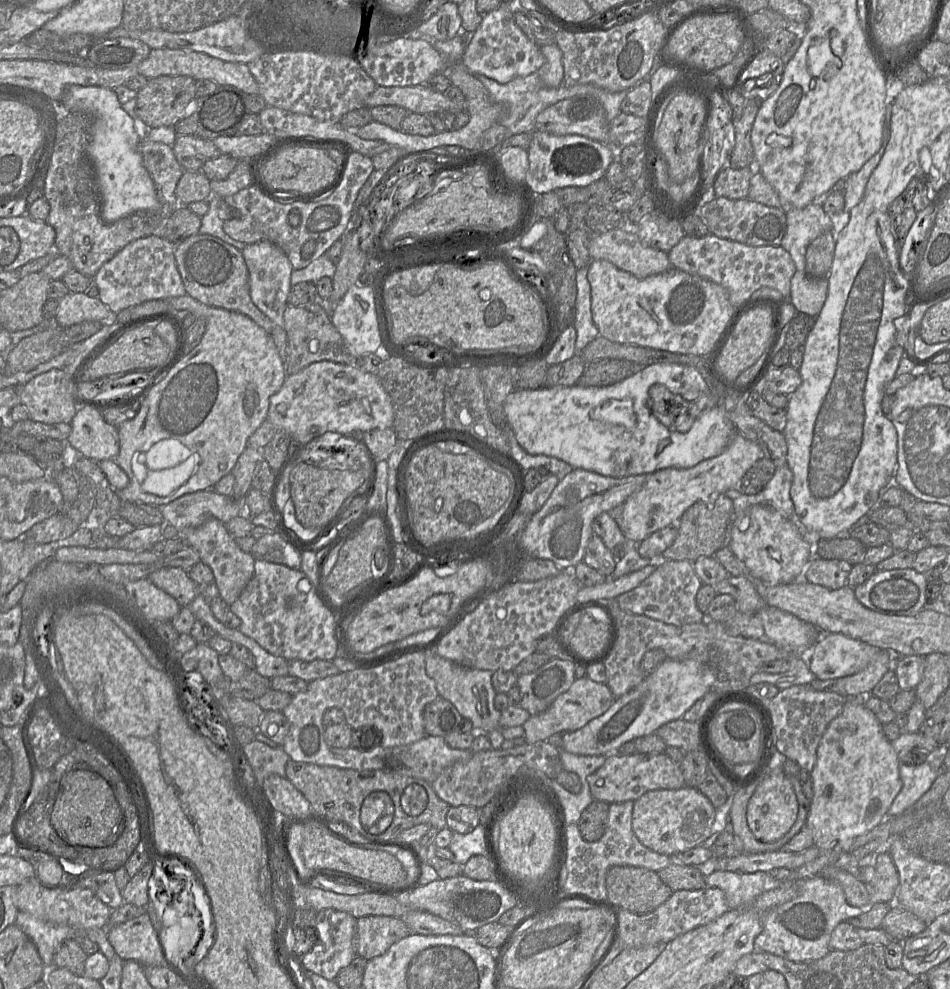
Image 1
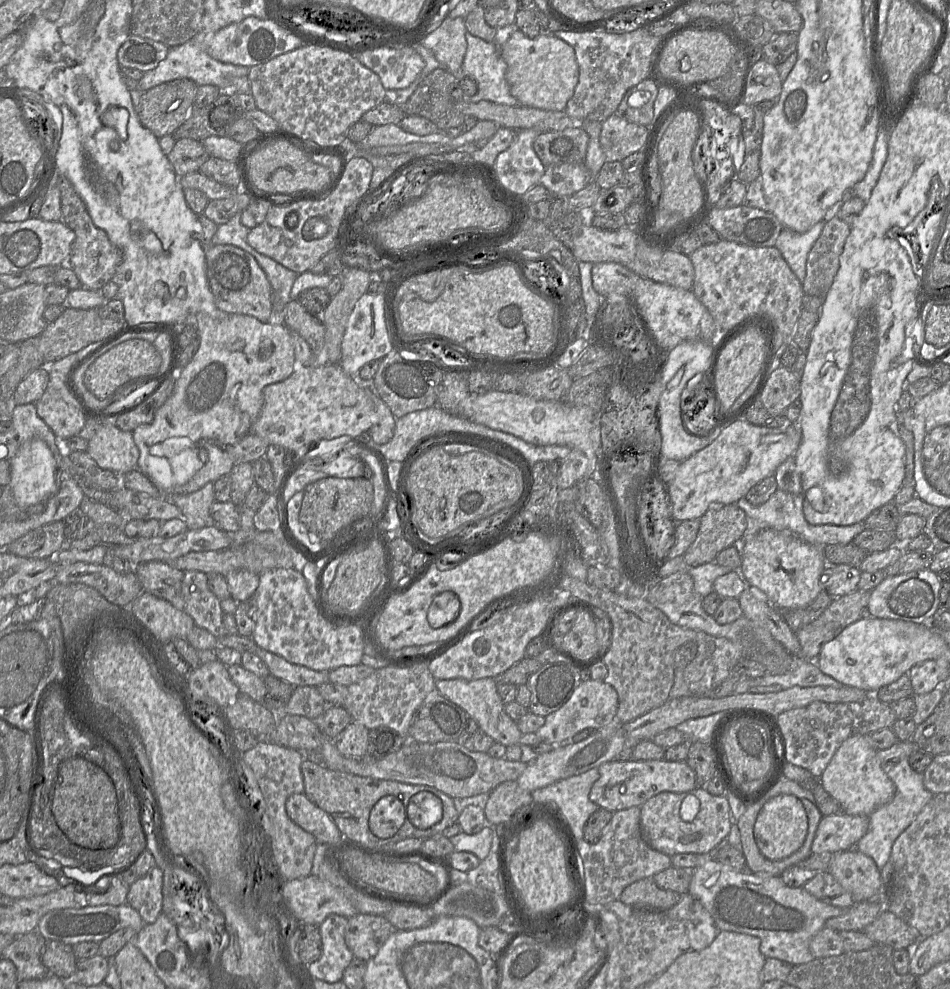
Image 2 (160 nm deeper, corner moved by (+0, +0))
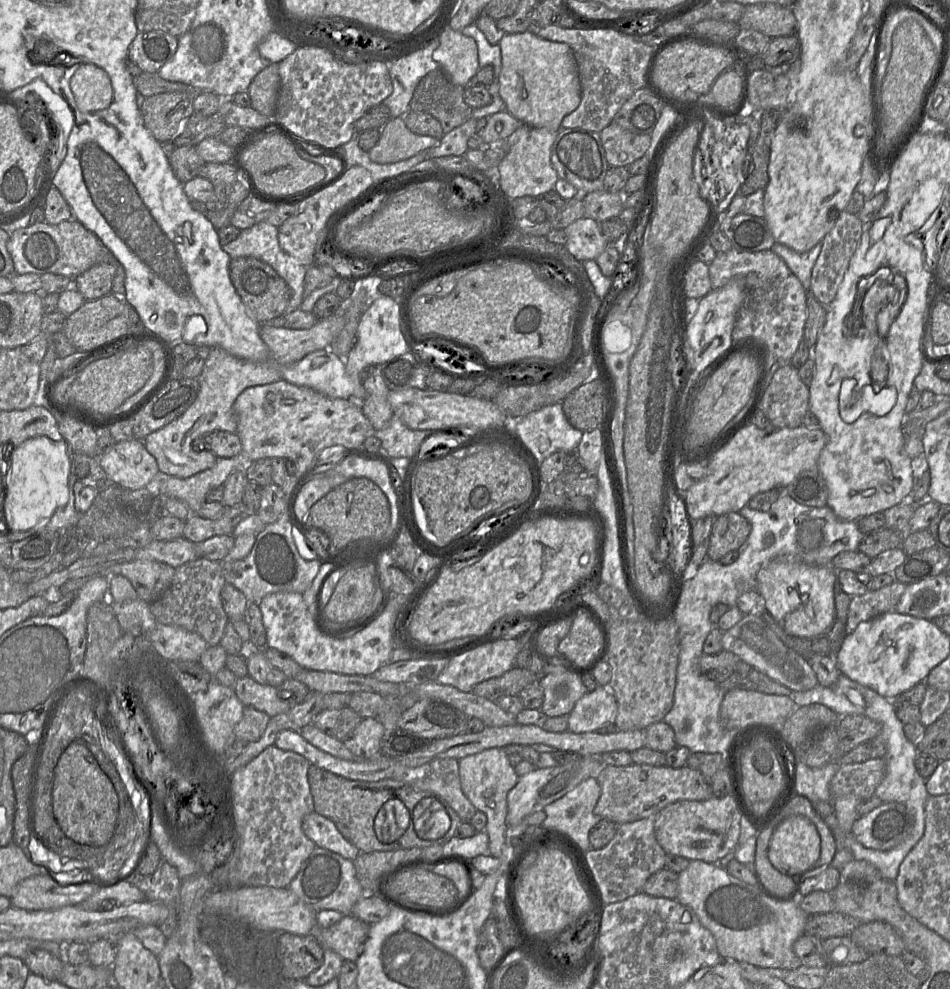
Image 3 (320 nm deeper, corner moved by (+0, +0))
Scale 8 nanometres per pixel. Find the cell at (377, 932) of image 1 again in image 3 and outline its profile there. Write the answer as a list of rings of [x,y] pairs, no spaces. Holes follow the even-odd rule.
[[[343,915],[337,923],[323,928],[316,924],[308,935],[313,935],[323,948],[330,948],[339,954],[344,961],[356,961],[363,951],[370,925],[354,915]]]

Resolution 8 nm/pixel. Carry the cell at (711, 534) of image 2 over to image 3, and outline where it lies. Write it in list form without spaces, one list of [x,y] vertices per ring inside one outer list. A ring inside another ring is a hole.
[[[729,512],[718,516],[712,526],[707,556],[719,561],[727,553],[741,549],[751,532],[749,520],[739,512]]]

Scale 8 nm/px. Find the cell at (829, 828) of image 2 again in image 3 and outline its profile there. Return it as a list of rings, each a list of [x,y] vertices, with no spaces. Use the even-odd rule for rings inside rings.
[[[883,803],[854,822],[850,834],[865,846],[875,850],[891,850],[910,835],[913,817],[900,803]]]

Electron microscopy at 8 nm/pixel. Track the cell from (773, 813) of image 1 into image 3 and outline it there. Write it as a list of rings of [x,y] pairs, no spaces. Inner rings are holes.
[[[792,815],[775,826],[768,858],[778,871],[794,877],[816,865],[820,851],[821,839],[815,825],[804,816]]]

